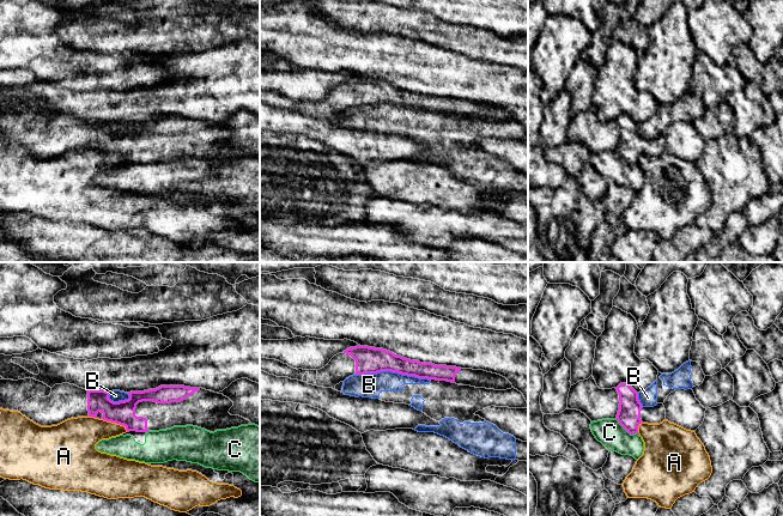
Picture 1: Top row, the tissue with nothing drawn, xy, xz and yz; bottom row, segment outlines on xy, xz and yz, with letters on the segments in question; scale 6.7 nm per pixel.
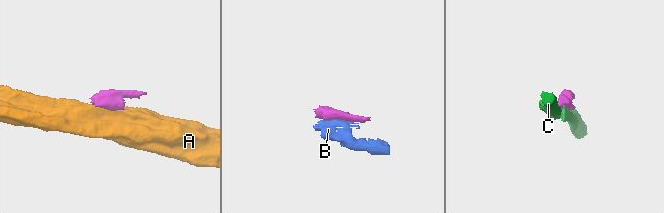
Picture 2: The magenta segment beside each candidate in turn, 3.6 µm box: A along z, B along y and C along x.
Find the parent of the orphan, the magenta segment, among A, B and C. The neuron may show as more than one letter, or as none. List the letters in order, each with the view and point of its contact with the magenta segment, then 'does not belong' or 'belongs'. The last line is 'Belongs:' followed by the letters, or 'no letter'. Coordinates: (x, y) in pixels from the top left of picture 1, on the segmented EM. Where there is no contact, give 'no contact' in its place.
A: xy (115, 422) | does not belong
B: xz (393, 371) | does not belong
C: yz (625, 429) | does not belong
Belongs: no letter

